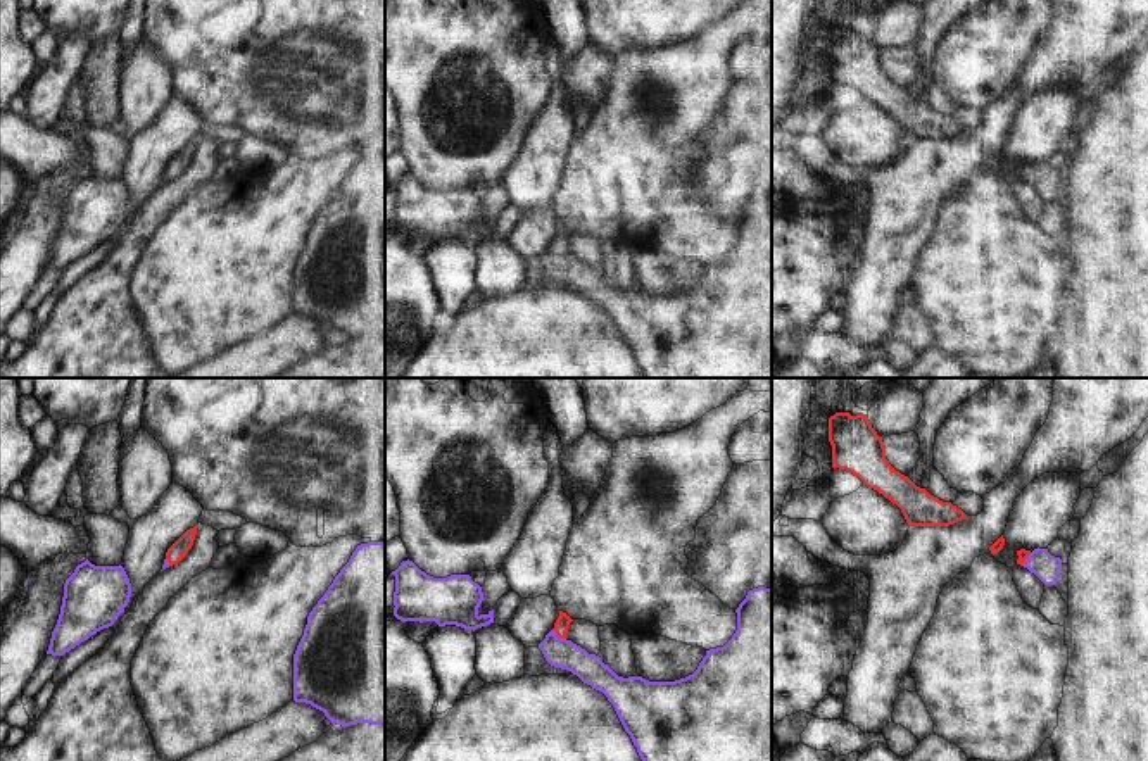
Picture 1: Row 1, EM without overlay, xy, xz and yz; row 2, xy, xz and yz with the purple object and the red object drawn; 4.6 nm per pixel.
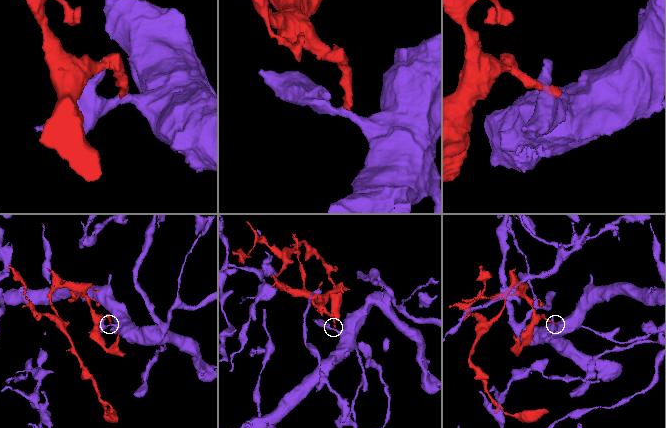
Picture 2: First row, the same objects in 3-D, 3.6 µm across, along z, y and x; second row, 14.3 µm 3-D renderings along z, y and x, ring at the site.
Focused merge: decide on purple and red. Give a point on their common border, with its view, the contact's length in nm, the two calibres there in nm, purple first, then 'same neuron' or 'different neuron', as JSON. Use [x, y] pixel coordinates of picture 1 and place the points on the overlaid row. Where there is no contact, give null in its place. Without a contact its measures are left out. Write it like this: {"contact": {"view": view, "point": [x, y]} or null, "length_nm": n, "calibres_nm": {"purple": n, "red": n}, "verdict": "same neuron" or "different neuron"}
{"contact": {"view": "xz", "point": [556, 635]}, "length_nm": 80, "calibres_nm": {"purple": 140, "red": 70}, "verdict": "same neuron"}

